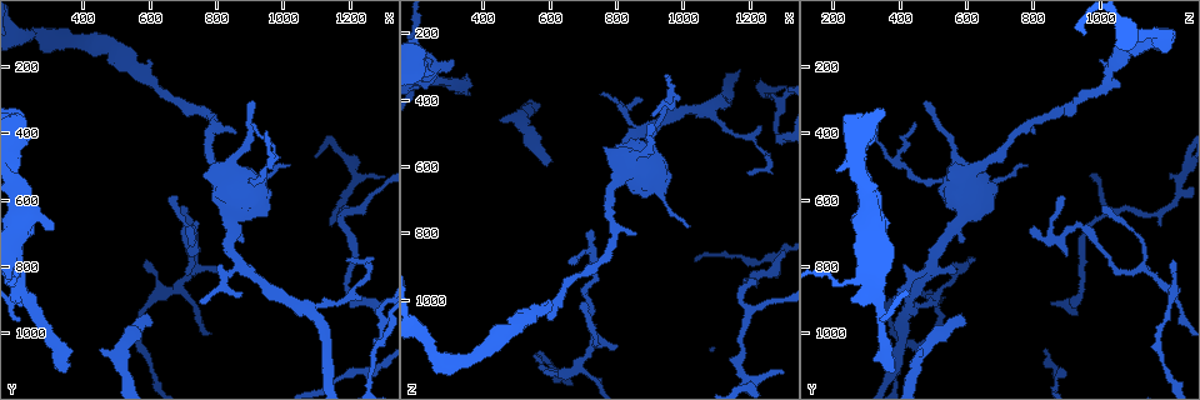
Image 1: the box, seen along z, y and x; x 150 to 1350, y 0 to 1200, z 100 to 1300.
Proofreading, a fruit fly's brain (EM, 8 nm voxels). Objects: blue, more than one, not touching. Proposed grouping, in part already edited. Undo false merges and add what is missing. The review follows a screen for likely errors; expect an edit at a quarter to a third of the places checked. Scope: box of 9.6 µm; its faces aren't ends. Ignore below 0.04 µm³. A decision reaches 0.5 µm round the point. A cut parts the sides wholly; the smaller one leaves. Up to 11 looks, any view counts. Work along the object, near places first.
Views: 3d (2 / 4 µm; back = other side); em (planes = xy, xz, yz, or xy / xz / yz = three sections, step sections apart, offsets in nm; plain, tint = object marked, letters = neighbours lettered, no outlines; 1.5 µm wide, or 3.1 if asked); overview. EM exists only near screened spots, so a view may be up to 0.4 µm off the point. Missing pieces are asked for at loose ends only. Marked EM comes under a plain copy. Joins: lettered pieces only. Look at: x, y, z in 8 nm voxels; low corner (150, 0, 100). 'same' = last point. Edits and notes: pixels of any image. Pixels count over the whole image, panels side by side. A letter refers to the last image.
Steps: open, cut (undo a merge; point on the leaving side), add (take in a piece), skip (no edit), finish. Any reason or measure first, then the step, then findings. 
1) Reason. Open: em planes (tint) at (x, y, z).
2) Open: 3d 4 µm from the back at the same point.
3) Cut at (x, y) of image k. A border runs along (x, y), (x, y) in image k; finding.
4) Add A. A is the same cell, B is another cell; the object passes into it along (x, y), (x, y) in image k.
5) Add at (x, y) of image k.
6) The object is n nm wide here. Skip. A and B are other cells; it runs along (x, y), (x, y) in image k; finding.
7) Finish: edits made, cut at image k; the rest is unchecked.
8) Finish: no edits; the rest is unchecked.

Open: em planes (letters) at (340, 1130, 380).

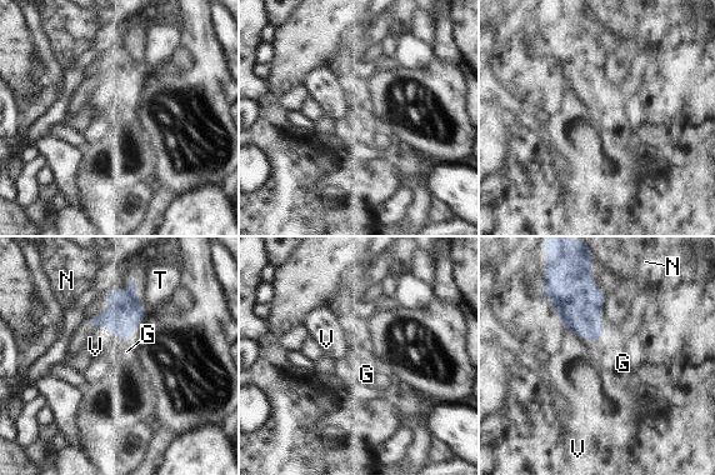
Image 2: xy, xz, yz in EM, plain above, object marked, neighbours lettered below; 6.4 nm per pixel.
Add G. G is the same cell, N, T and V are other cells; the object passes into it along (123, 316), (123, 338), (126, 351) in image 2; it goes on there.

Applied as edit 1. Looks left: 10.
Open: overview.

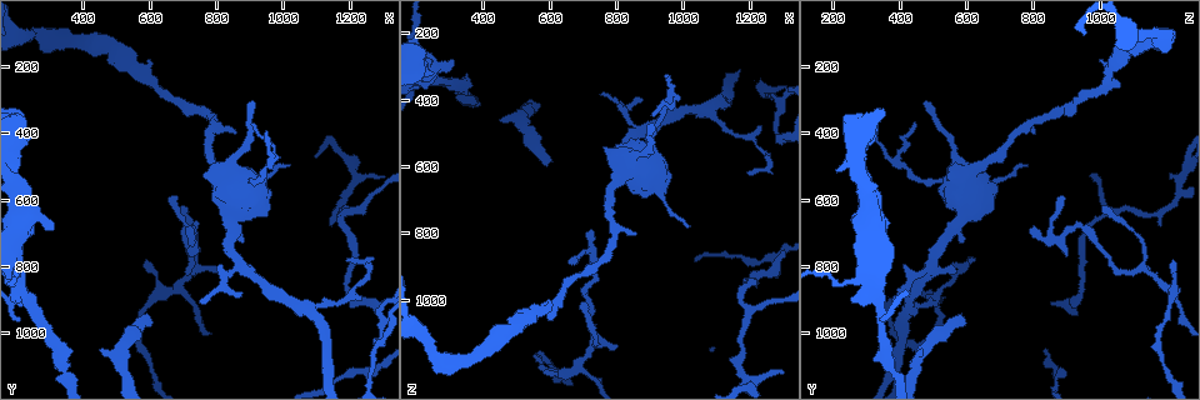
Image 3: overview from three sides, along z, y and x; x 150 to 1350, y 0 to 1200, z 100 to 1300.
Open: em planes (letters) at (610, 960, 580).

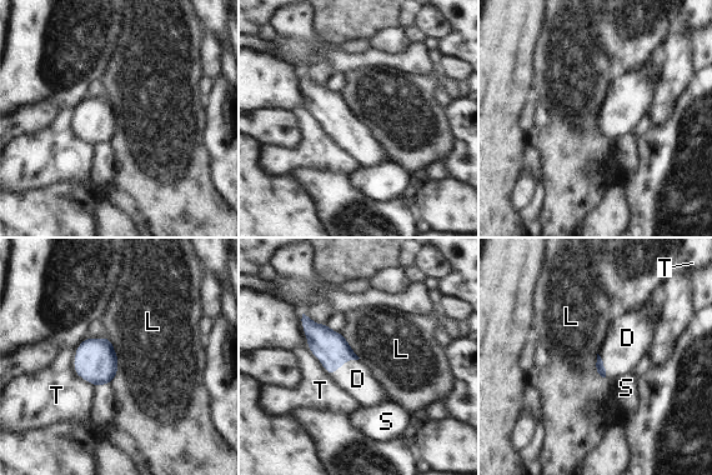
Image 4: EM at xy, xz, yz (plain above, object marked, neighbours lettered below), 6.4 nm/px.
The longest contact is with L, 280 nm. Add D. D is the same cell, L, S and T are other cells; the object passes into it along (332, 350), (345, 361), (357, 379) in image 4; it goes on there.

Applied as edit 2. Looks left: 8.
Finish: edits made, add at image 2, add at image 4; the rest is unchecked.

